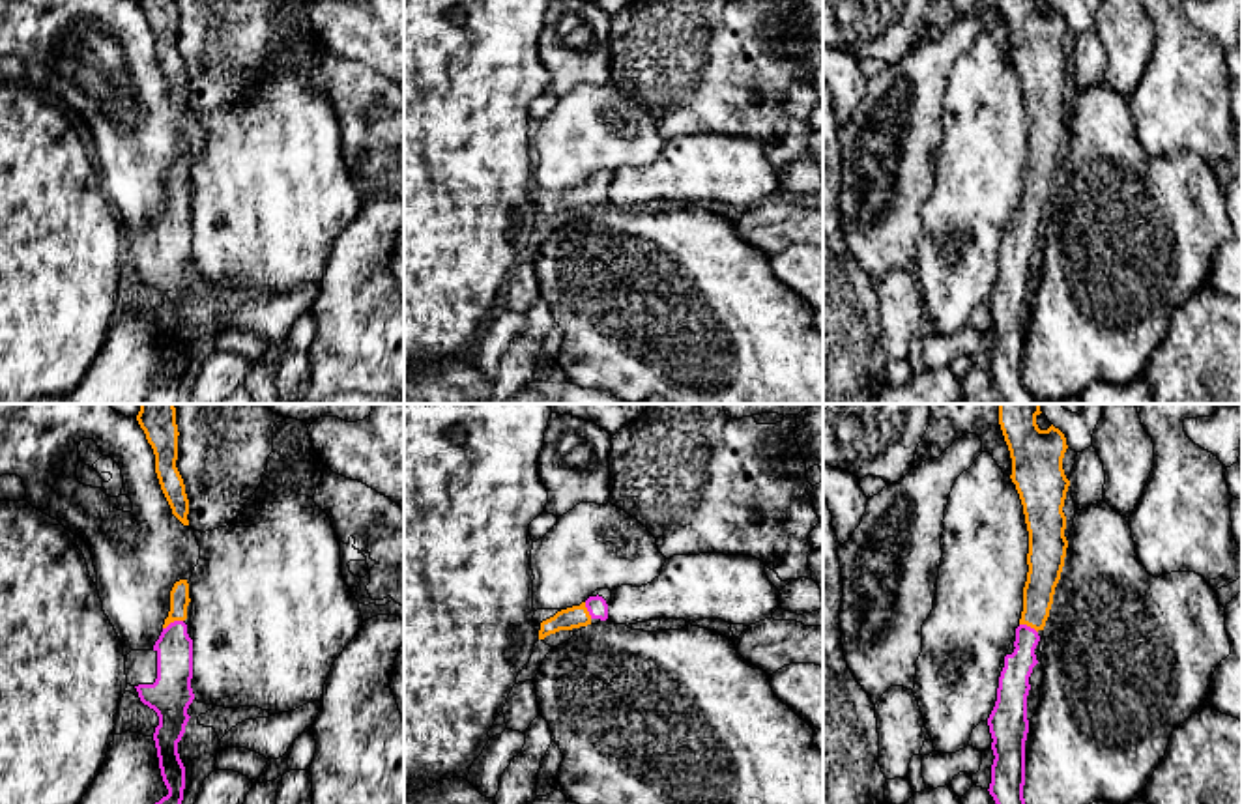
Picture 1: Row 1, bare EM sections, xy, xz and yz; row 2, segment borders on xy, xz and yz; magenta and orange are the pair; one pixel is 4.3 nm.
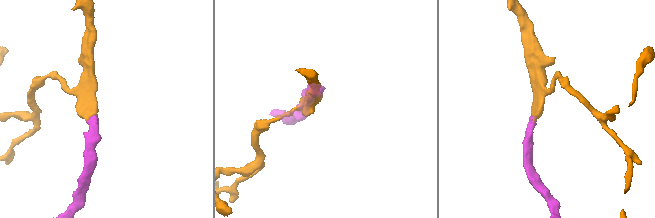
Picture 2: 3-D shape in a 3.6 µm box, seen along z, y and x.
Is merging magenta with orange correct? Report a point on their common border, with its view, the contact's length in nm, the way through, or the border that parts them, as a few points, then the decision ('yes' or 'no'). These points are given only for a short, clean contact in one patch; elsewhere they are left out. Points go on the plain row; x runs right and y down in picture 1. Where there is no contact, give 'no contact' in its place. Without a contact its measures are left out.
meets magenta in xy at (174, 202); contact 100 nm long; runs through xy (174, 229), (174, 202), (180, 180); yes

